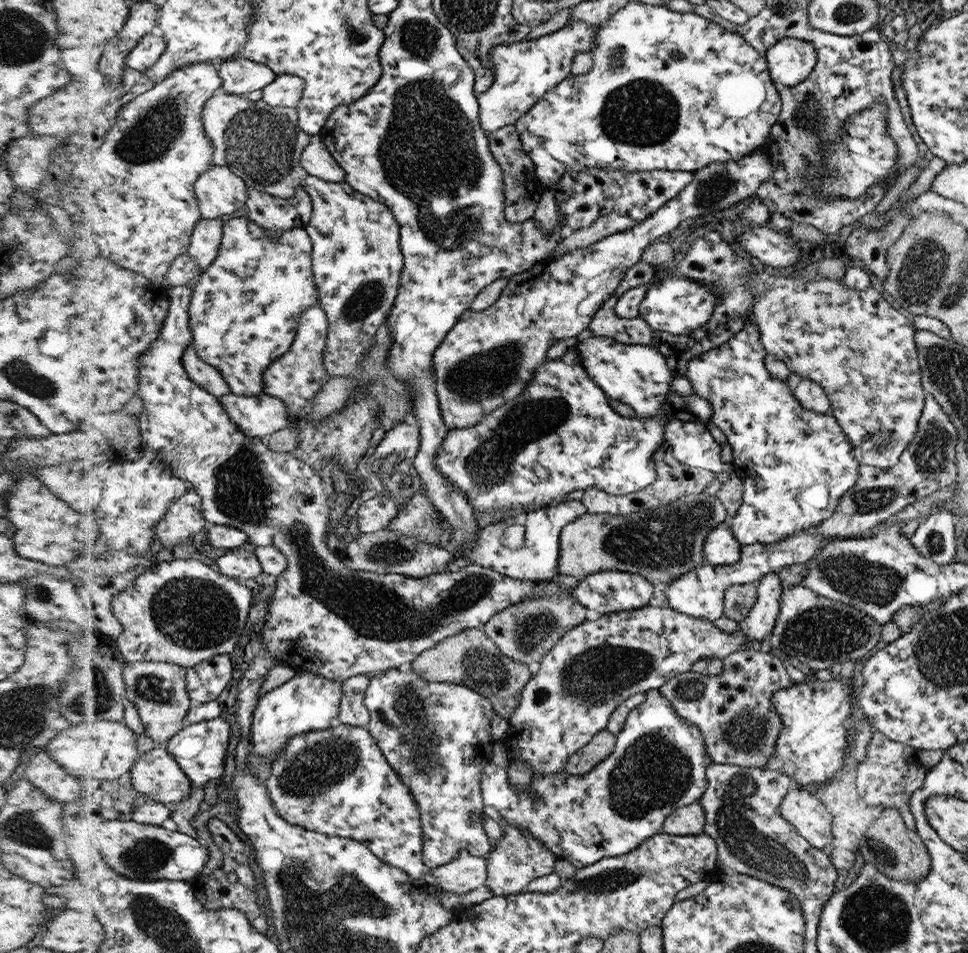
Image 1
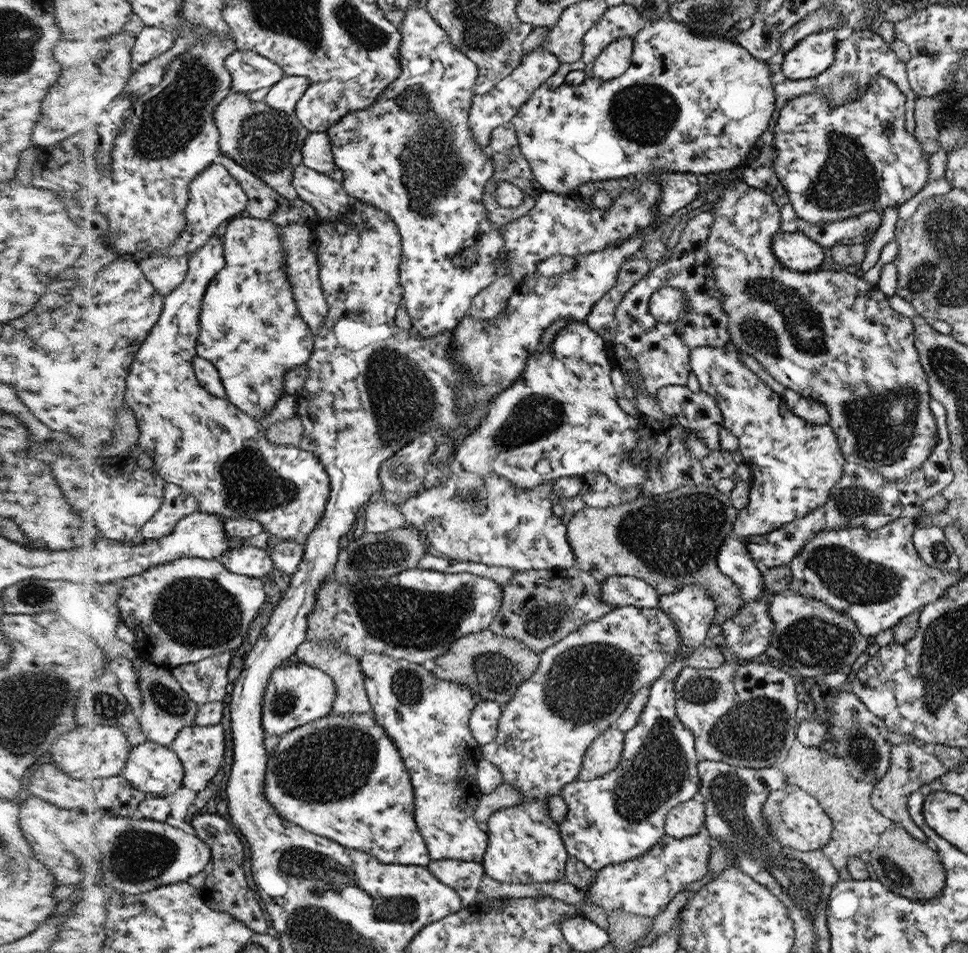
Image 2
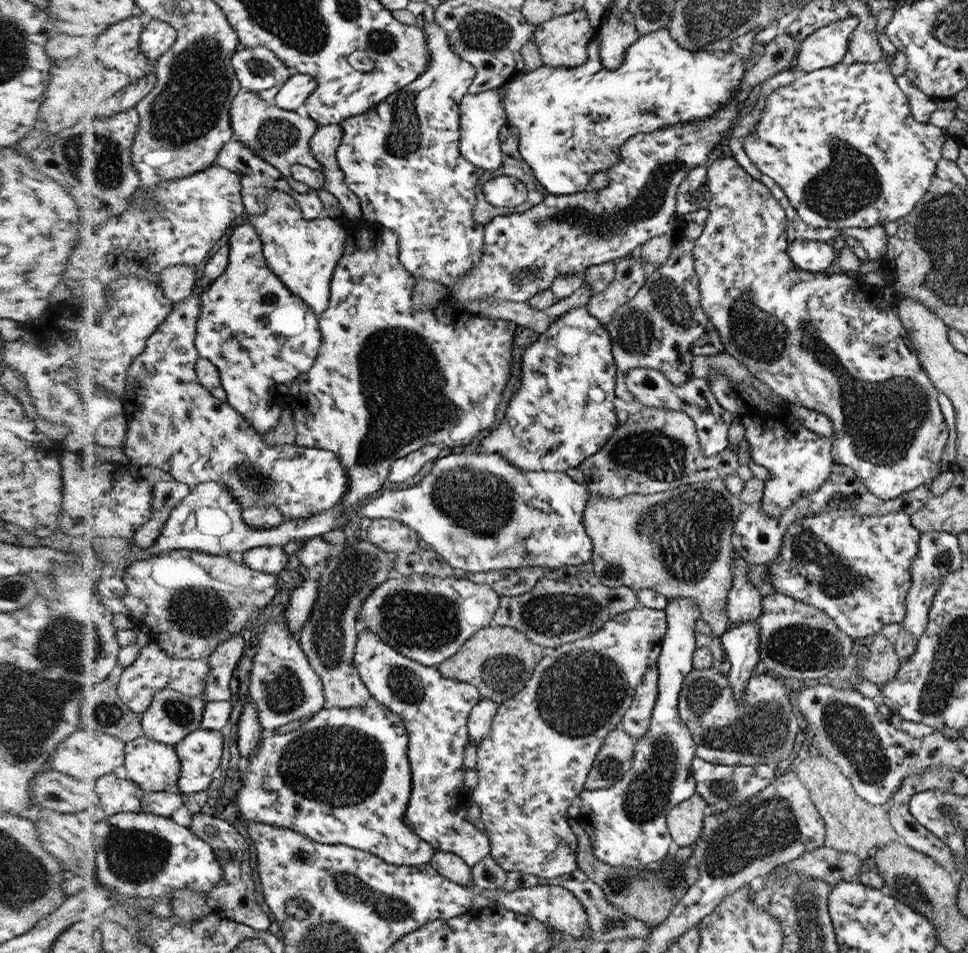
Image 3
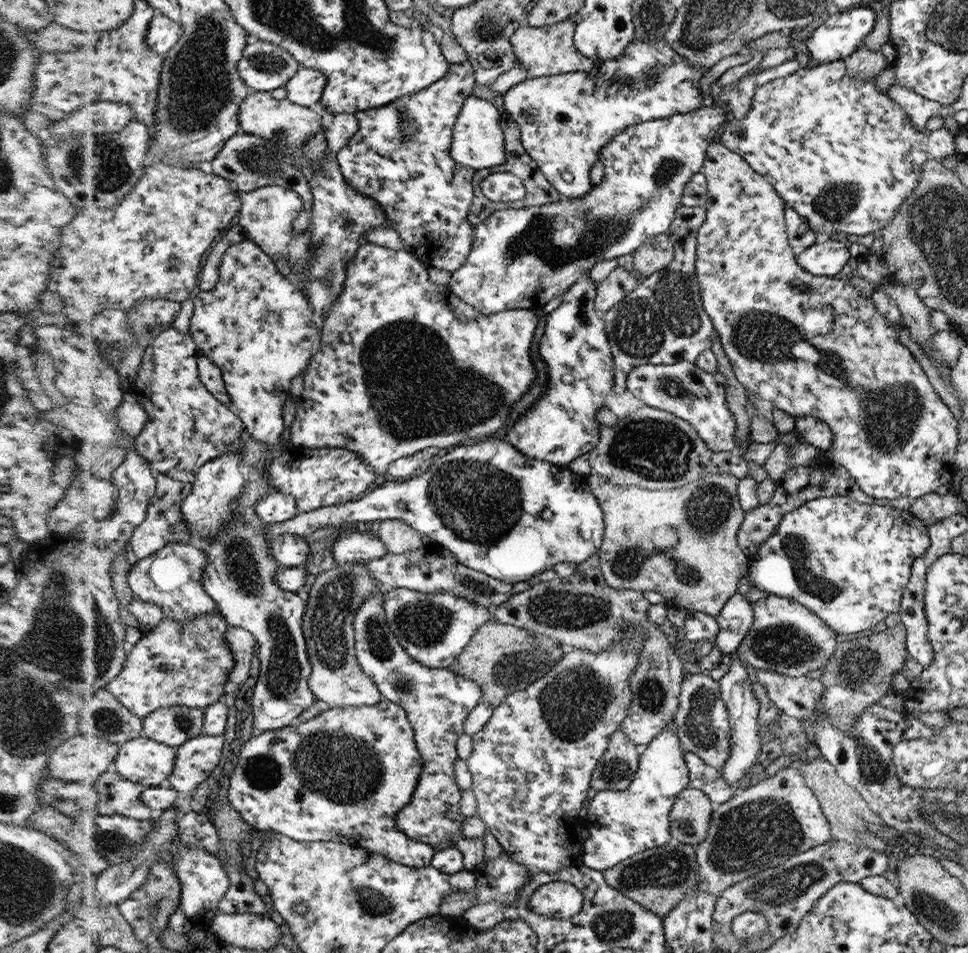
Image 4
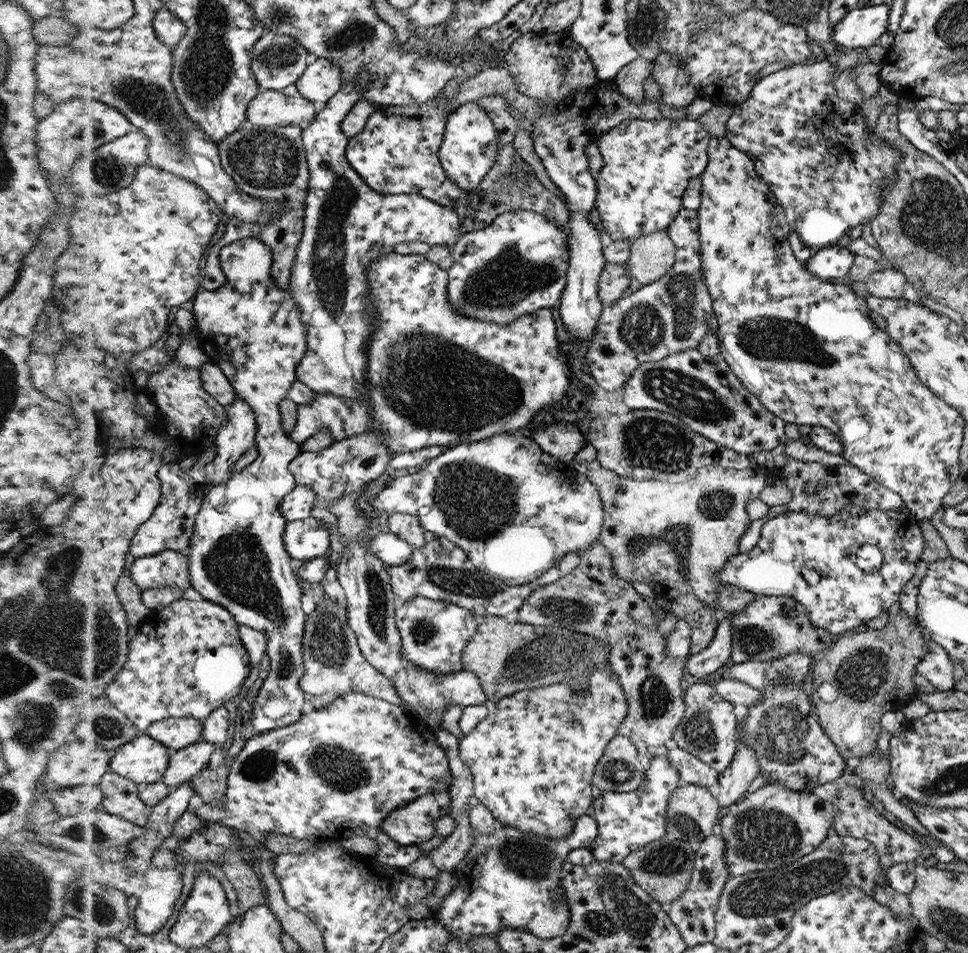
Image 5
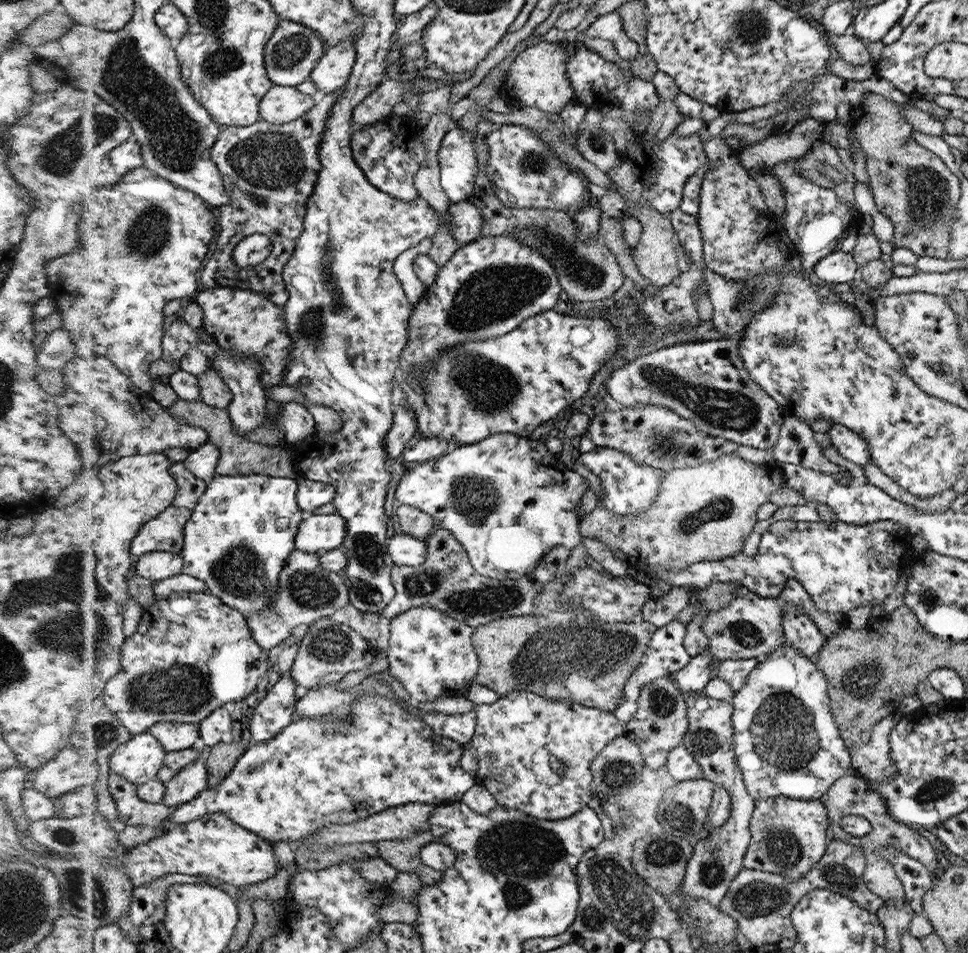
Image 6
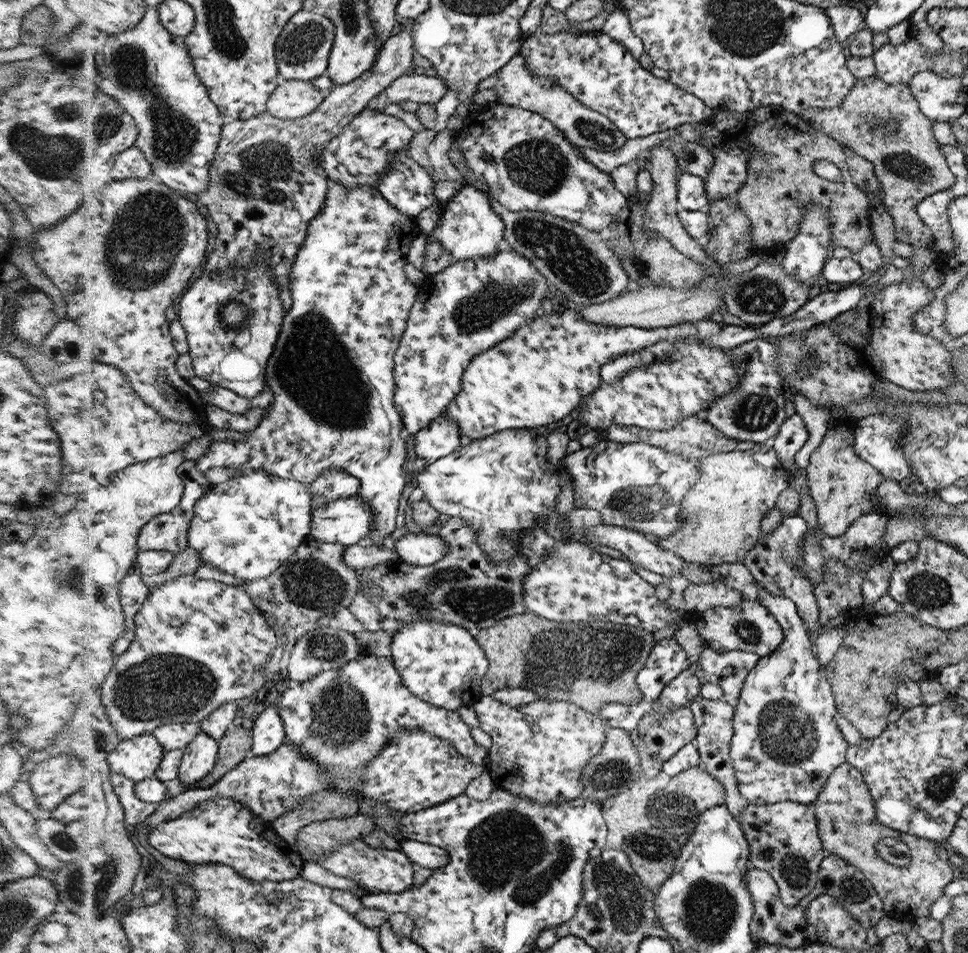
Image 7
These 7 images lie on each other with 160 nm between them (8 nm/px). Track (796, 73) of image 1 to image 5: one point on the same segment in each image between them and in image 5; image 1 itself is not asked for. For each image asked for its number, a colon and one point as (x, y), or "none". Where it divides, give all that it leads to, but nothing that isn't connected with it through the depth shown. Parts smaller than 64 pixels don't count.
2: (814, 54)
3: (828, 46)
4: (838, 36)
5: (860, 28)

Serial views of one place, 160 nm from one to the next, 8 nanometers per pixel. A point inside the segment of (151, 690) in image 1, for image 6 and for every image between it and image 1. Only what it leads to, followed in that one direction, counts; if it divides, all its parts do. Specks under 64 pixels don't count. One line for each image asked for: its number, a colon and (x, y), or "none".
2: (168, 708)
3: (173, 716)
4: (174, 726)
5: (177, 733)
6: (175, 736)

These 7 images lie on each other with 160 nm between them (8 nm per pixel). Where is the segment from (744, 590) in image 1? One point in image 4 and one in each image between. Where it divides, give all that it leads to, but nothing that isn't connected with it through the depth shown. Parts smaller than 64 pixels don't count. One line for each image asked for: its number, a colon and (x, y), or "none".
2: (673, 540)
3: (680, 543)
4: (682, 543)

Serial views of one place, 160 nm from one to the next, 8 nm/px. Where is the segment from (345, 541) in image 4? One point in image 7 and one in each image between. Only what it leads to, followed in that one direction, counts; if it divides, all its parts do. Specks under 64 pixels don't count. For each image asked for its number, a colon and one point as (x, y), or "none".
5: (391, 548)
6: (406, 550)
7: (413, 548)

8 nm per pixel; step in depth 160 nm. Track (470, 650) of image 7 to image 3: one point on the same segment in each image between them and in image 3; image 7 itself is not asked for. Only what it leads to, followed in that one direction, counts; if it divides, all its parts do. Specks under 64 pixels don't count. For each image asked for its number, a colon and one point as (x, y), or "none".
3: (428, 619)
4: (434, 628)
5: (434, 634)
6: (431, 654)

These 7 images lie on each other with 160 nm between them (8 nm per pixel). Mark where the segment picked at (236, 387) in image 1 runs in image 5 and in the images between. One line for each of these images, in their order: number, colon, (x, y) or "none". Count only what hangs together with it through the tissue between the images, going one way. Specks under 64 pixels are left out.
2: (252, 330)
3: (263, 336)
4: (257, 324)
5: (253, 328)

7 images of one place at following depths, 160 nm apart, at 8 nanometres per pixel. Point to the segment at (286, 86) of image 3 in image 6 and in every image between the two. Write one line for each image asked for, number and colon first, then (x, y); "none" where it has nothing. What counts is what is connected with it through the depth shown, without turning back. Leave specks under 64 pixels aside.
4: (308, 87)
5: (322, 80)
6: (334, 70)

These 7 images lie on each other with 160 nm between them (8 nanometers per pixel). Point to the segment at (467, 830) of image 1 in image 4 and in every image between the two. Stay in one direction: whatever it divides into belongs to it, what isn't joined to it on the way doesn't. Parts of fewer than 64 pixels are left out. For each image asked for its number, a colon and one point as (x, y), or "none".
2: (429, 719)
3: (434, 709)
4: (437, 701)

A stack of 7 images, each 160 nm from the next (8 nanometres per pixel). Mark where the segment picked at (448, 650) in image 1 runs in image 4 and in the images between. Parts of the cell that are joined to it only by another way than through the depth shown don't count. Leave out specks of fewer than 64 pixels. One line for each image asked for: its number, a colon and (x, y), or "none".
2: (494, 666)
3: (499, 661)
4: (503, 659)

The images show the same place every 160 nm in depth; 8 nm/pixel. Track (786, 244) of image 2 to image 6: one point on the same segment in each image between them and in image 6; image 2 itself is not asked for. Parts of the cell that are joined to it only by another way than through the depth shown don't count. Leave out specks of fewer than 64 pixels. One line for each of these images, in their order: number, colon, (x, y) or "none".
3: (809, 256)
4: (828, 259)
5: (833, 263)
6: (839, 266)

